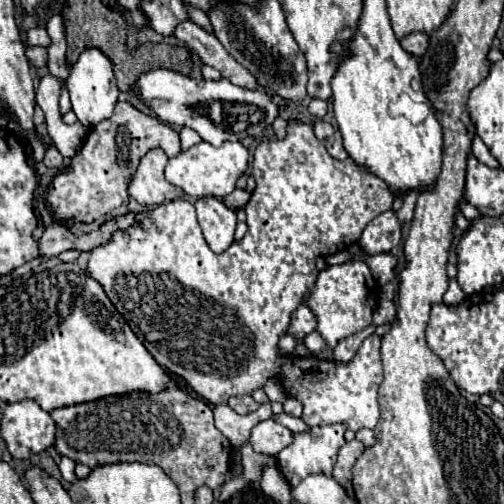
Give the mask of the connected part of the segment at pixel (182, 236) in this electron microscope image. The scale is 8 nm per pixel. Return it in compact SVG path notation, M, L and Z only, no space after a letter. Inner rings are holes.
M291 122L289 124L289 130L287 130L287 136L283 140L265 140L257 146L255 150L255 160L253 160L253 176L257 180L257 188L253 190L250 200L244 208L246 213L246 222L248 226L247 234L233 242L225 252L221 254L215 254L207 244L205 244L205 238L203 238L203 232L201 232L201 226L197 222L197 212L193 208L193 204L189 204L189 200L183 200L183 198L177 198L177 200L171 200L171 202L163 202L155 208L149 208L149 210L143 210L143 212L137 212L135 214L135 226L129 226L127 230L117 230L113 232L113 238L101 246L97 246L93 252L91 252L91 258L89 258L89 264L87 264L87 272L89 276L93 276L105 290L105 294L109 296L109 300L113 302L113 306L121 312L121 316L127 320L127 324L131 326L131 330L137 334L137 338L145 344L145 348L153 354L153 358L169 372L185 378L191 388L201 394L207 402L211 404L227 404L229 398L233 396L241 396L241 394L251 394L253 390L257 388L263 388L265 382L269 378L281 378L281 386L285 388L285 392L297 400L301 400L303 404L303 422L307 426L325 426L325 424L345 424L347 428L351 430L359 430L359 428L375 428L375 422L379 420L379 406L377 406L377 390L383 382L383 370L381 370L381 356L379 356L379 348L381 348L381 338L377 334L365 338L365 342L361 344L361 348L357 350L357 354L353 356L351 362L347 364L337 364L335 360L321 360L321 358L315 358L315 356L281 356L279 352L279 336L283 336L289 328L289 322L291 322L291 314L301 306L301 302L309 296L311 292L311 286L315 284L317 280L317 266L315 266L315 258L317 254L335 254L335 252L341 252L345 248L349 248L351 244L355 244L359 238L361 238L361 232L365 230L365 226L379 214L383 214L385 210L391 208L393 204L393 194L387 186L387 182L383 182L381 178L373 176L365 166L359 166L355 164L351 158L347 160L337 160L333 158L327 148L315 138L313 134L313 126L309 124L303 124L303 122ZM283 182L289 182L289 186L283 186Z

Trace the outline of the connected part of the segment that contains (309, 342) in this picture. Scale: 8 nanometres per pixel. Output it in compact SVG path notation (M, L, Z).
M313 330L311 334L307 334L307 336L303 338L303 344L305 344L305 348L307 348L311 354L319 354L321 350L327 348L325 340L321 338L321 334L319 334L317 330Z

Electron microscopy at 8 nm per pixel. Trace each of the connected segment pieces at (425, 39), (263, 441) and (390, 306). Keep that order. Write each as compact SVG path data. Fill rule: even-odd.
M413 32L401 38L401 46L415 56L423 56L427 50L427 44L429 44L429 36L425 32Z
M269 418L253 426L249 444L255 452L277 456L283 448L287 448L293 442L293 432L285 426L281 426L277 420Z
M381 300L375 314L373 314L373 324L375 326L379 326L379 324L383 324L387 320L395 320L395 304L393 304L393 300Z

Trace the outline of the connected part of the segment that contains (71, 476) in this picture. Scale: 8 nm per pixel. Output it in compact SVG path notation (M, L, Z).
M66 456L61 457L61 461L58 465L59 470L61 472L63 479L65 479L70 483L76 482L78 480L74 472L75 466L76 466L76 463L70 458Z

